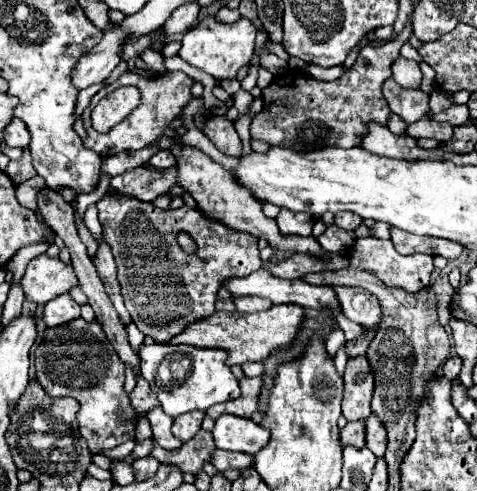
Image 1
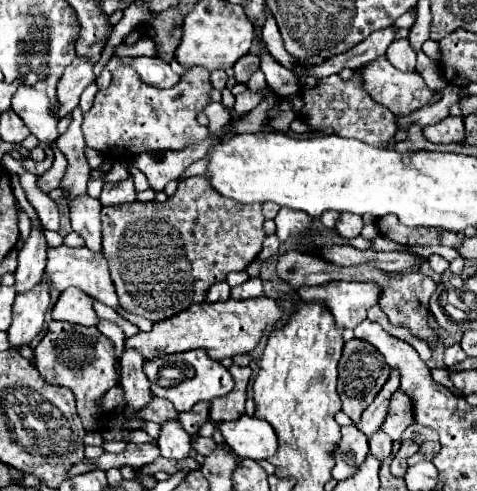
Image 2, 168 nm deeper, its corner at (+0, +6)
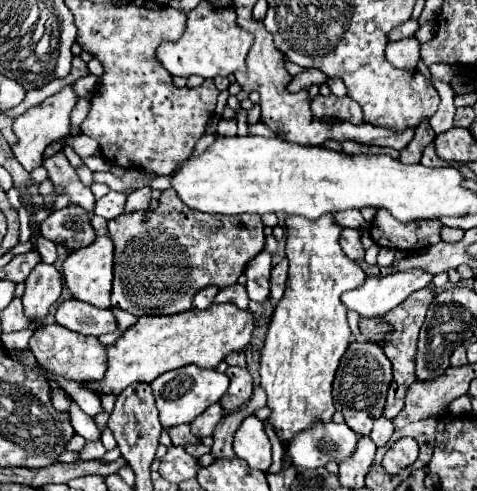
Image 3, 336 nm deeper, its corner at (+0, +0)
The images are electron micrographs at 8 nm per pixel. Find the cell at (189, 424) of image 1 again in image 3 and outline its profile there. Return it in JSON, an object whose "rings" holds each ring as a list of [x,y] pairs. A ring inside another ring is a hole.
{"rings":[[[213,404],[213,406],[209,406],[207,412],[203,412],[201,416],[197,416],[197,418],[191,422],[191,432],[195,432],[197,438],[211,436],[221,416],[223,416],[223,408],[221,408],[221,404]]]}

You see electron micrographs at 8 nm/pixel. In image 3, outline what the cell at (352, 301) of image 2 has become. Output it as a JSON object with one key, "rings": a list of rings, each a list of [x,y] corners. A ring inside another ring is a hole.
{"rings":[[[411,270],[393,272],[387,276],[369,276],[359,288],[343,294],[343,304],[355,310],[359,316],[381,316],[401,304],[411,292],[429,286],[431,272]]]}

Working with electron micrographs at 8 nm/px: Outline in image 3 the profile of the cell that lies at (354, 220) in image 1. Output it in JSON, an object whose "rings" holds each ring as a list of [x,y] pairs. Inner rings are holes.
{"rings":[[[345,228],[343,234],[341,234],[341,246],[343,246],[343,252],[355,260],[355,262],[363,262],[363,244],[361,244],[361,236],[357,230],[353,228]]]}

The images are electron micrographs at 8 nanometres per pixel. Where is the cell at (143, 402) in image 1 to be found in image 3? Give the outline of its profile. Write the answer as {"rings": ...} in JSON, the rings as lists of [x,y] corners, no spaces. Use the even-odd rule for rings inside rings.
{"rings":[[[181,424],[181,426],[169,428],[167,432],[169,432],[169,436],[171,436],[171,440],[173,440],[175,446],[187,446],[187,444],[199,444],[201,442],[197,436],[191,434],[189,424]]]}

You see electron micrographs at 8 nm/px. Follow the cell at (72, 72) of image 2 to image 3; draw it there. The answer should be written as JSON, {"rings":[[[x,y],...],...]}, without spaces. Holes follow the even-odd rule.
{"rings":[[[65,86],[59,94],[47,98],[45,102],[41,102],[39,106],[33,106],[29,108],[27,112],[23,112],[19,118],[15,118],[13,122],[13,132],[17,136],[17,142],[11,146],[13,150],[13,156],[17,158],[17,162],[27,170],[31,172],[33,168],[41,166],[41,160],[43,160],[43,150],[57,138],[61,136],[69,136],[69,114],[73,110],[77,102],[77,96],[73,92],[71,86]]]}

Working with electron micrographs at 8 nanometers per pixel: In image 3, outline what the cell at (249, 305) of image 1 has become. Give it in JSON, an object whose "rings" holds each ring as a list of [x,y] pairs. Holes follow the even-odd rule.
{"rings":[[[233,284],[233,286],[221,288],[219,294],[215,296],[215,302],[217,302],[217,304],[221,304],[221,302],[231,302],[231,304],[235,304],[237,308],[245,310],[247,304],[249,304],[249,298],[247,298],[245,286],[241,286],[241,284]]]}

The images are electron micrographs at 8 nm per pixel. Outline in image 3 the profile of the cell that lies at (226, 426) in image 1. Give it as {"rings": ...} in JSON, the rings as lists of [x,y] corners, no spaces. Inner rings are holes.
{"rings":[[[255,416],[243,420],[235,432],[233,450],[237,458],[245,460],[251,468],[267,472],[271,466],[271,442],[263,430],[263,422]]]}

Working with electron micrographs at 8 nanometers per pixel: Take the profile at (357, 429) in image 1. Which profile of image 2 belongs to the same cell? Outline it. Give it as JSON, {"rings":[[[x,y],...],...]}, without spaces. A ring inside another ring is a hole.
{"rings":[[[397,370],[391,372],[387,384],[381,388],[381,392],[375,396],[375,400],[371,402],[371,406],[361,414],[361,420],[355,422],[355,426],[369,438],[371,434],[375,434],[375,430],[381,428],[385,414],[387,414],[387,406],[391,400],[391,394],[399,388],[399,374]]]}

